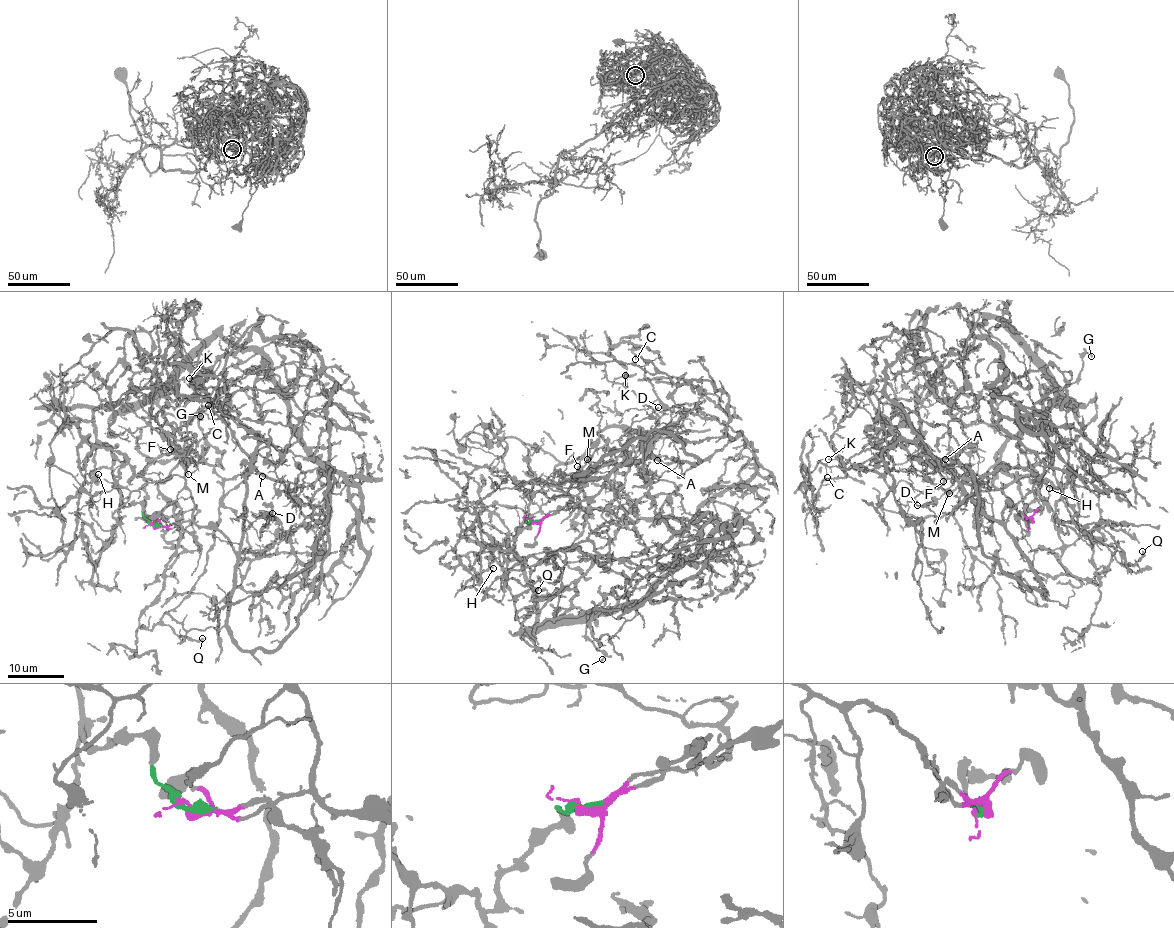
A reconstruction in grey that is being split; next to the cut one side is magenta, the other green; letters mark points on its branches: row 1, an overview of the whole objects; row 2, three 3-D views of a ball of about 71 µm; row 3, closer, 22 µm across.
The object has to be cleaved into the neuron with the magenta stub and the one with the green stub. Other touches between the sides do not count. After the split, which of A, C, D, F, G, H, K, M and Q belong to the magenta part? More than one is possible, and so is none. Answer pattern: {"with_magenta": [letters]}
{"with_magenta": ["A", "C", "D", "F", "K", "M"]}

